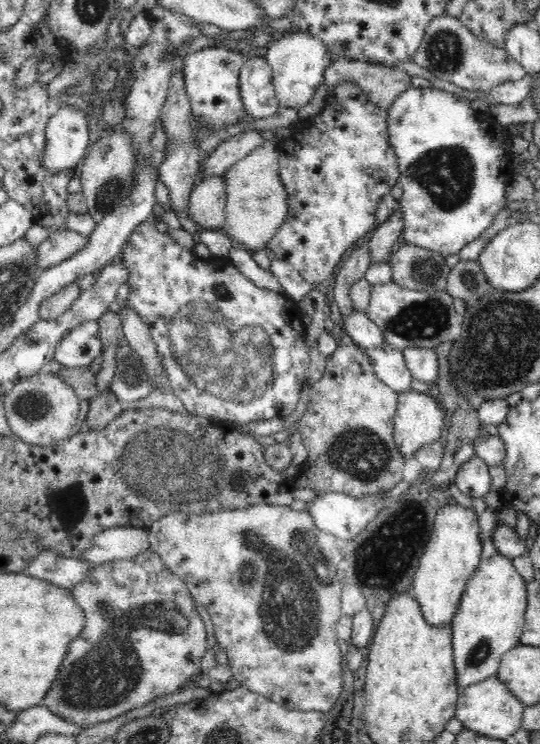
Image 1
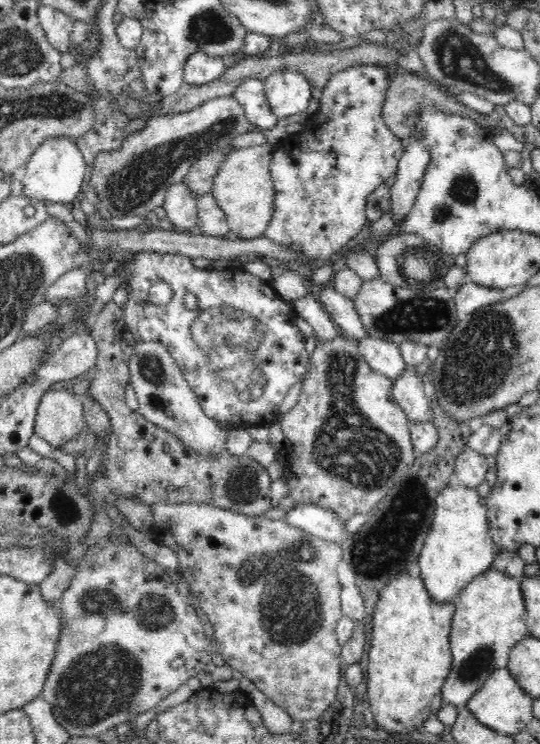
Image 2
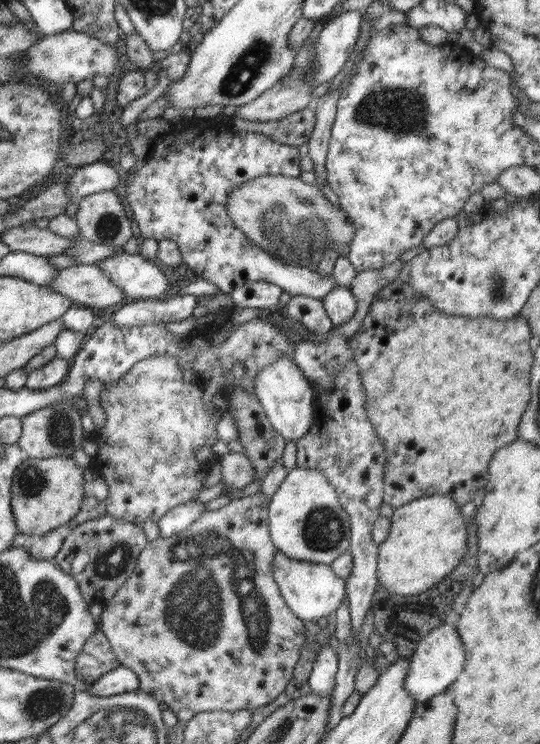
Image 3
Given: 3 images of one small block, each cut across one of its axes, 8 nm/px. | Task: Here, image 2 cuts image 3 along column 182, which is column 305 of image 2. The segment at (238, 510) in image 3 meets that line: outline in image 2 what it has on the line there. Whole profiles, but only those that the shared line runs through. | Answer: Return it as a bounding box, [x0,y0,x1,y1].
[151,503,344,723]

